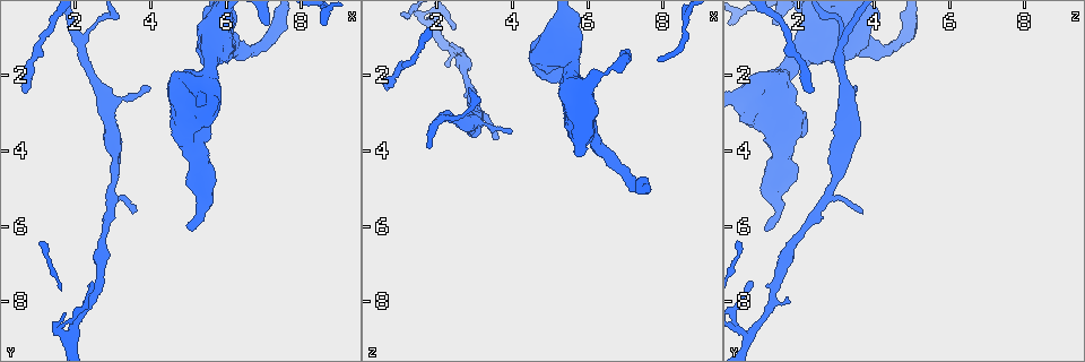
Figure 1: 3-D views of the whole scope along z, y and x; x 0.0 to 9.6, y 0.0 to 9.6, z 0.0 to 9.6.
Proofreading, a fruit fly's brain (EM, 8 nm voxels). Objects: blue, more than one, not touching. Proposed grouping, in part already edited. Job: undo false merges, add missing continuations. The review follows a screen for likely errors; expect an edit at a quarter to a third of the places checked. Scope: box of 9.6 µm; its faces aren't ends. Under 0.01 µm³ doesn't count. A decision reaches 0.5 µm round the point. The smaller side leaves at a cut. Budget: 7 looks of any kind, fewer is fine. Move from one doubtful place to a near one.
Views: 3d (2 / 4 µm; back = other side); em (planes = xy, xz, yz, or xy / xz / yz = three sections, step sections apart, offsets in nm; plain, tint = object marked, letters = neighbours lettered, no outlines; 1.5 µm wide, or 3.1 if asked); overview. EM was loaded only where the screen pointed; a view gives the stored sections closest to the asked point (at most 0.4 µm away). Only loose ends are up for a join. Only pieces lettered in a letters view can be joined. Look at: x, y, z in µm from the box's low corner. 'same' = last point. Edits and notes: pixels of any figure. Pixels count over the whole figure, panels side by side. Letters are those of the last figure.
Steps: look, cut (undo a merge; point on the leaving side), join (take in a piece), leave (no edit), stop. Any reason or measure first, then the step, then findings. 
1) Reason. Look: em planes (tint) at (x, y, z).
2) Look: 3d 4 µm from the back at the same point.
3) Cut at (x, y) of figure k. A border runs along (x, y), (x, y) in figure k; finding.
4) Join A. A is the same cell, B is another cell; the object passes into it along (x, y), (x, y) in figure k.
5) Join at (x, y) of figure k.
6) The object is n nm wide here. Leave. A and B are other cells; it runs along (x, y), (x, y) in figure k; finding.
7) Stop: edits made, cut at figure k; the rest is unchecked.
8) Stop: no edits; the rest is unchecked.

Branch stops here. Look: em planes (letters) at (4.50, 2.15, 1.65).

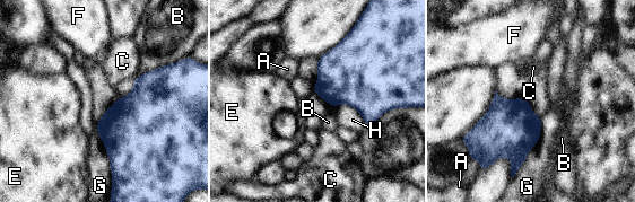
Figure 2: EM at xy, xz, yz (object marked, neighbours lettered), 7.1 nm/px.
Leave. A, B, C, E, F, G and H are other cells; a border runs along (138, 76), (133, 79) in figure 2; none of them fits.

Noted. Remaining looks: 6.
Long arm stops here. Look: em planes (tint) at (0.60, 2.40, 2.40).

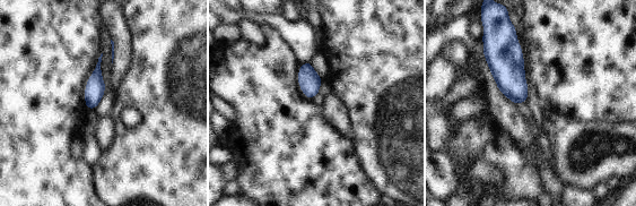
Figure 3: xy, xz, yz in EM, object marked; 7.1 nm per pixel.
Look: em planes (letters) at the same point.

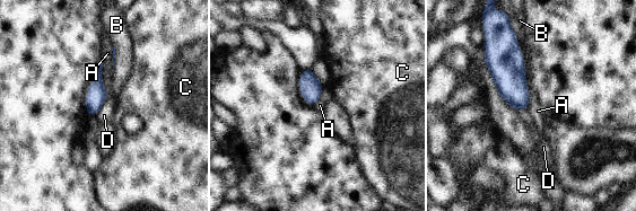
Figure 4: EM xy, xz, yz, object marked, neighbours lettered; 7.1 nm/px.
The longest contact is with A, 280 nm. Leave. A, B, C and D are other cells; no lettered piece goes on from it.

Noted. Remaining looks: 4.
An open end. Look: em planes (letters) at (2.40, 7.95, 1.65).

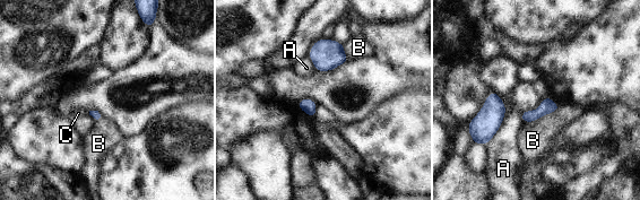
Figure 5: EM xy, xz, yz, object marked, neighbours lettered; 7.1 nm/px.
Leave. A, B and C are other cells; a border runs along (559, 105), (555, 111), (533, 122) in figure 5; no lettered piece goes on from it.

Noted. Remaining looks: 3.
Stop: no edits; the rest is unchecked.

